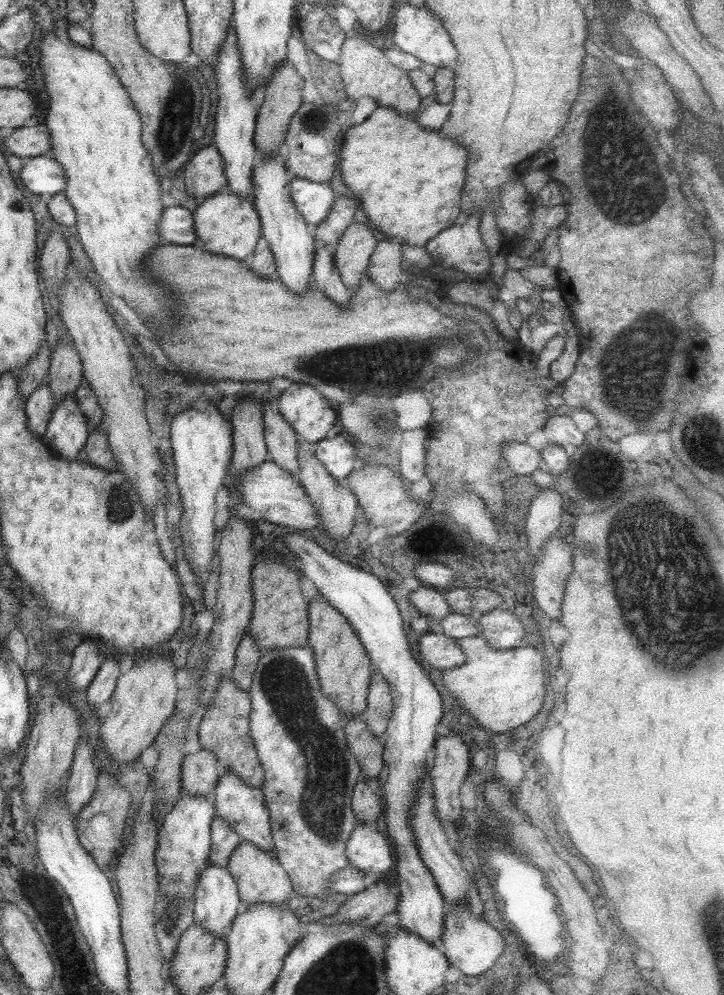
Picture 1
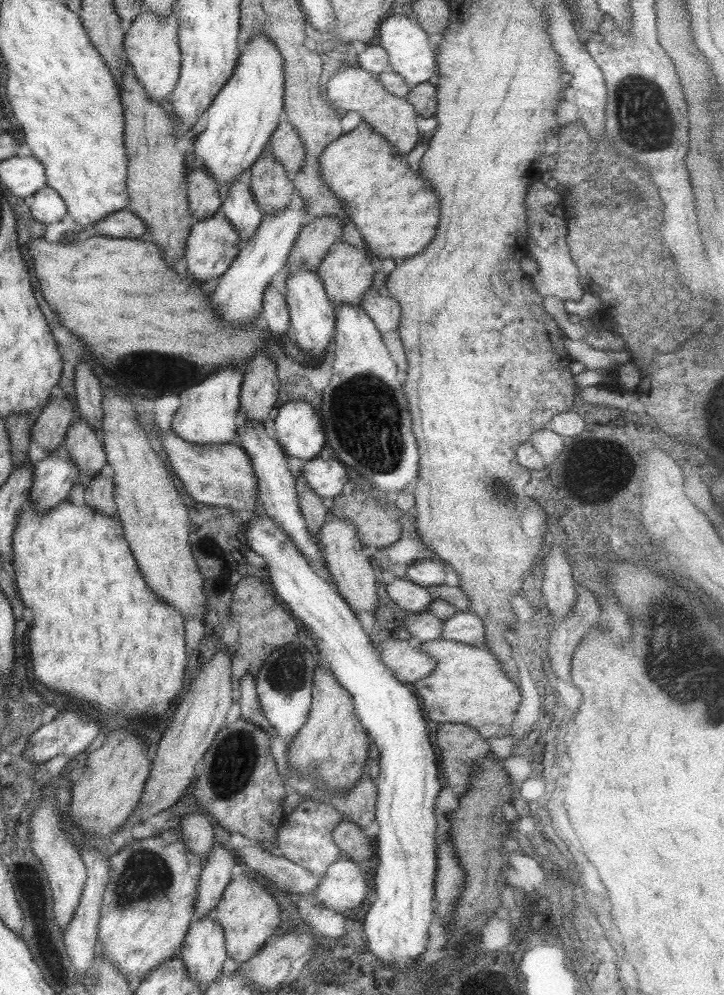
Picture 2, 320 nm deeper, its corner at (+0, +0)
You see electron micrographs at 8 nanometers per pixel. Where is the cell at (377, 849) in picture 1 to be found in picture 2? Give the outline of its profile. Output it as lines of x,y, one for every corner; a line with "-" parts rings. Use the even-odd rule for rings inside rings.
342,856
329,864
317,888
311,894
323,908
335,913
344,913
349,908
360,907
365,902
369,882
365,881
366,870

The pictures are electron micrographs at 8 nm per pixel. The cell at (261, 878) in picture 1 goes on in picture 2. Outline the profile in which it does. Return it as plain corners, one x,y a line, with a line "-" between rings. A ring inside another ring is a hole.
236,870
227,887
223,889
218,905
212,915
215,923
223,931
223,944
227,957
237,964
248,962
259,953
265,941
277,933
282,913
272,893
244,875
244,870

